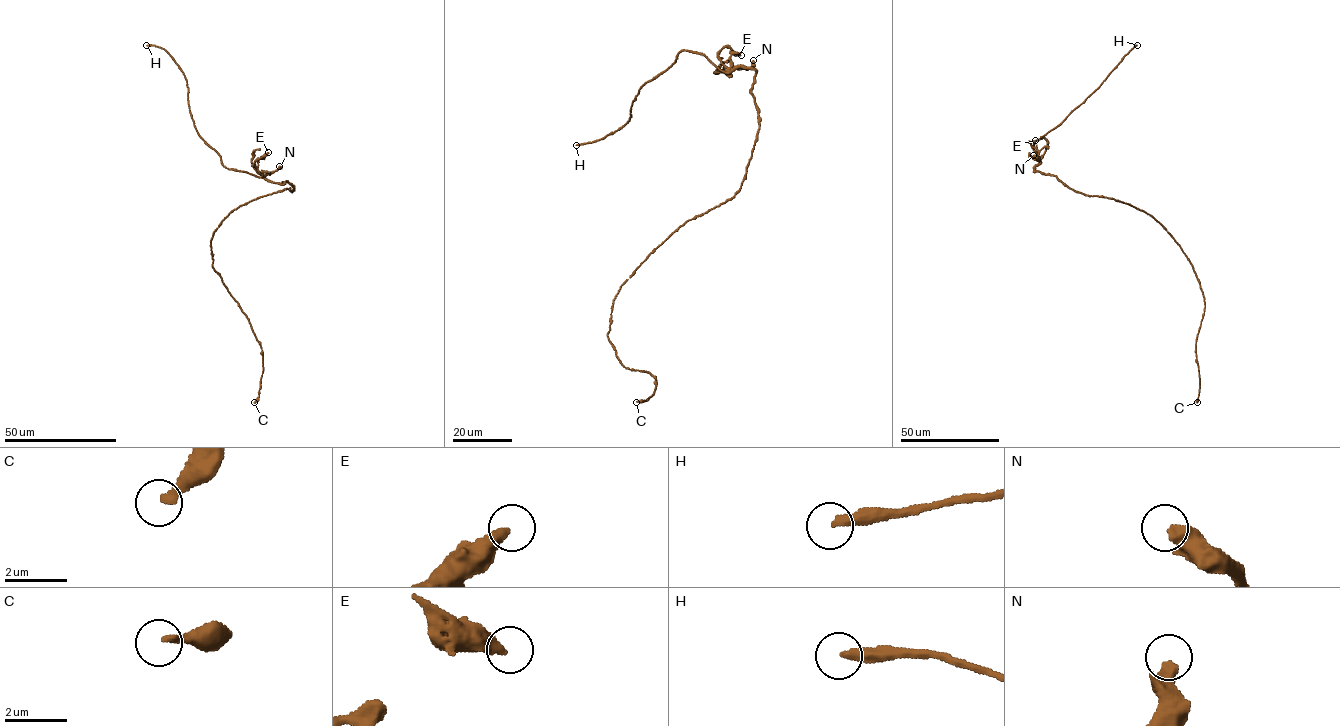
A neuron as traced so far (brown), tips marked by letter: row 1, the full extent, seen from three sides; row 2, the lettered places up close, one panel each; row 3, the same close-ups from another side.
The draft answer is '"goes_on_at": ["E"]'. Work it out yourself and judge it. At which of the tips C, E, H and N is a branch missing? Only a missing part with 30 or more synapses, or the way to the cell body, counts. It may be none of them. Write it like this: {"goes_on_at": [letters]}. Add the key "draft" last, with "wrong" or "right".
{"goes_on_at": ["H"], "draft": "wrong"}

